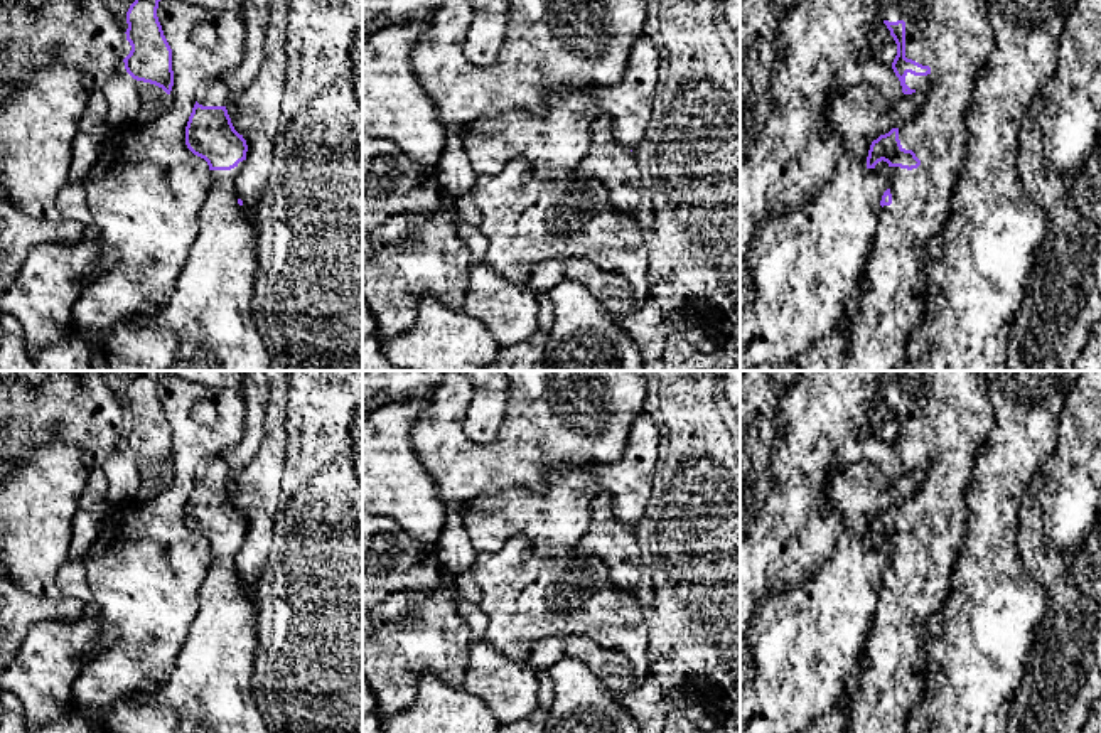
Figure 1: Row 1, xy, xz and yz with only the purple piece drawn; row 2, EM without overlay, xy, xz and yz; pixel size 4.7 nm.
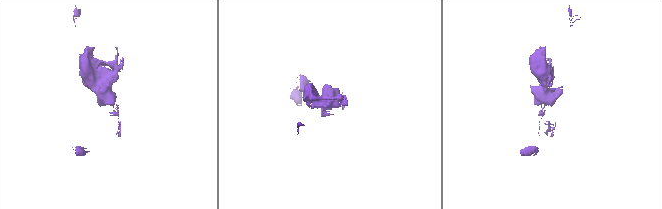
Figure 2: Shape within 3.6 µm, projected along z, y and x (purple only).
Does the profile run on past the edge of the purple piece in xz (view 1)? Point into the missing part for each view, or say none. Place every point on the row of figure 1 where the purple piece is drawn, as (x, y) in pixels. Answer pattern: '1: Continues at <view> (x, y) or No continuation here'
1: No continuation here

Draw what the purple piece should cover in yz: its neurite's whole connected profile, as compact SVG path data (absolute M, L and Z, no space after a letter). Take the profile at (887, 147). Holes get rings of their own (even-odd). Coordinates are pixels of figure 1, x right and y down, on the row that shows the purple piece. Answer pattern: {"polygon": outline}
{"polygon": "M880 0L878 8L897 44L892 69L902 93L924 89L927 99L910 120L880 135L868 150L867 169L889 165L894 174L880 201L843 371L907 371L905 345L921 320L926 286L921 258L944 224L966 162L964 118L973 101L973 84L996 47L985 0Z"}

